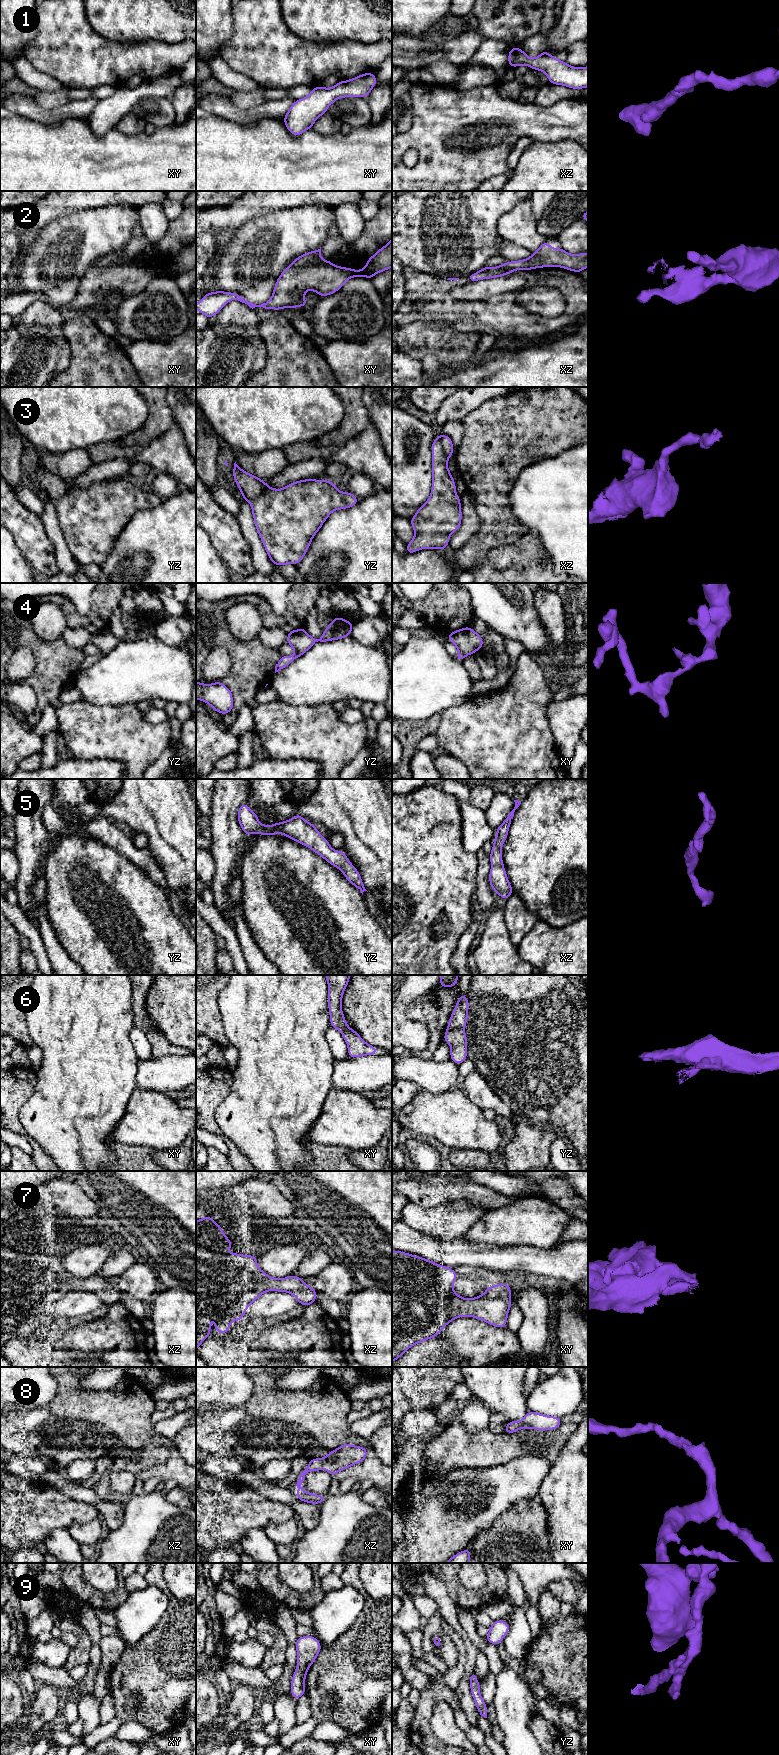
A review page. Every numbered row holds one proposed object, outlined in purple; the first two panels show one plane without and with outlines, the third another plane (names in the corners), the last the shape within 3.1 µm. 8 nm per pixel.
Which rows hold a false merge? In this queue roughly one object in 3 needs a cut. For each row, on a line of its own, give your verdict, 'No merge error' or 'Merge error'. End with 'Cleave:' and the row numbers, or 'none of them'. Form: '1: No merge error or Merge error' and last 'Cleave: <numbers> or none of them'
1: No merge error
2: No merge error
3: Merge error
4: No merge error
5: No merge error
6: Merge error
7: No merge error
8: No merge error
9: No merge error
Cleave: 3, 6

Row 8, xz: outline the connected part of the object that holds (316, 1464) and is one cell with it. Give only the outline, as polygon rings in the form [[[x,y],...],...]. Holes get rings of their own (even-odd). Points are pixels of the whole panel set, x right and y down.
[[[345,1443],[329,1452],[323,1459],[310,1459],[306,1469],[299,1475],[299,1480],[296,1484],[298,1488],[296,1492],[298,1500],[320,1505],[326,1499],[326,1495],[312,1494],[301,1488],[301,1484],[308,1472],[325,1469],[332,1477],[335,1477],[339,1471],[363,1462],[367,1454],[368,1450],[365,1447]]]

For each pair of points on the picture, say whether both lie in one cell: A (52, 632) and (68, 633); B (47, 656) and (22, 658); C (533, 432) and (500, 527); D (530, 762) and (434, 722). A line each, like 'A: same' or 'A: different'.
A: different
B: different
C: same
D: different

